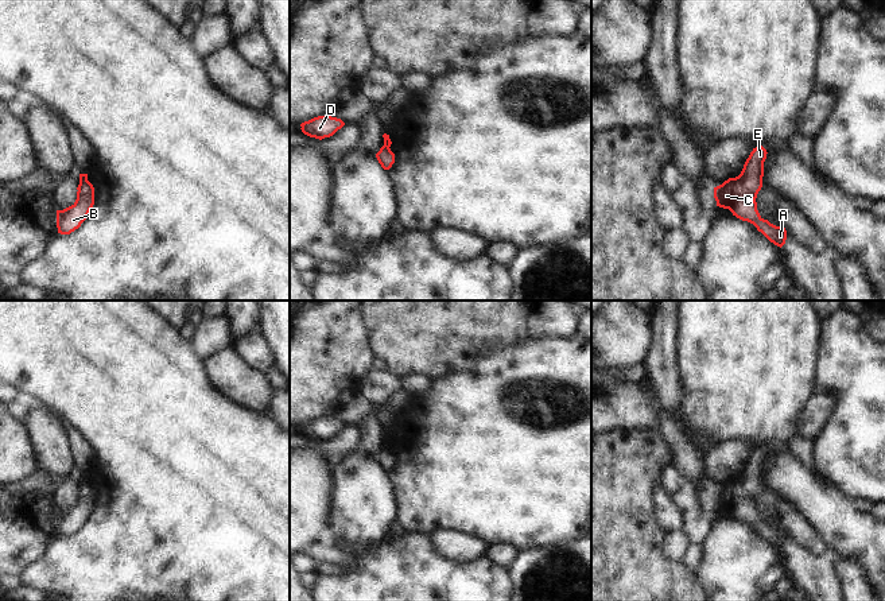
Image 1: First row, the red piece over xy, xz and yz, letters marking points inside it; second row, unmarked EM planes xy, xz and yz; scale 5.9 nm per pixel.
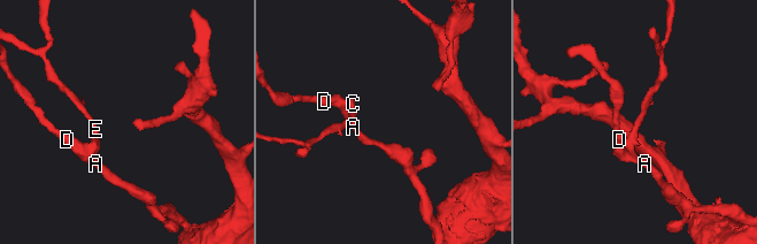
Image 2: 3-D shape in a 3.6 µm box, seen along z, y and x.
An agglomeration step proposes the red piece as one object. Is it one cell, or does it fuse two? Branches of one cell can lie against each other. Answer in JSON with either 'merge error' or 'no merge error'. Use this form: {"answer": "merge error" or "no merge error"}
{"answer": "no merge error"}

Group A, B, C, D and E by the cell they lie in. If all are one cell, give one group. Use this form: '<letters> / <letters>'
A B C D E

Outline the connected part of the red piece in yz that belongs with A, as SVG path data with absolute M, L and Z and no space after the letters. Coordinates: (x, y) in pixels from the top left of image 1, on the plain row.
M762 447L753 450L741 476L714 489L714 500L717 508L729 511L737 520L753 526L771 544L781 550L787 542L785 530L764 521L757 512L756 504L762 489L766 455Z

